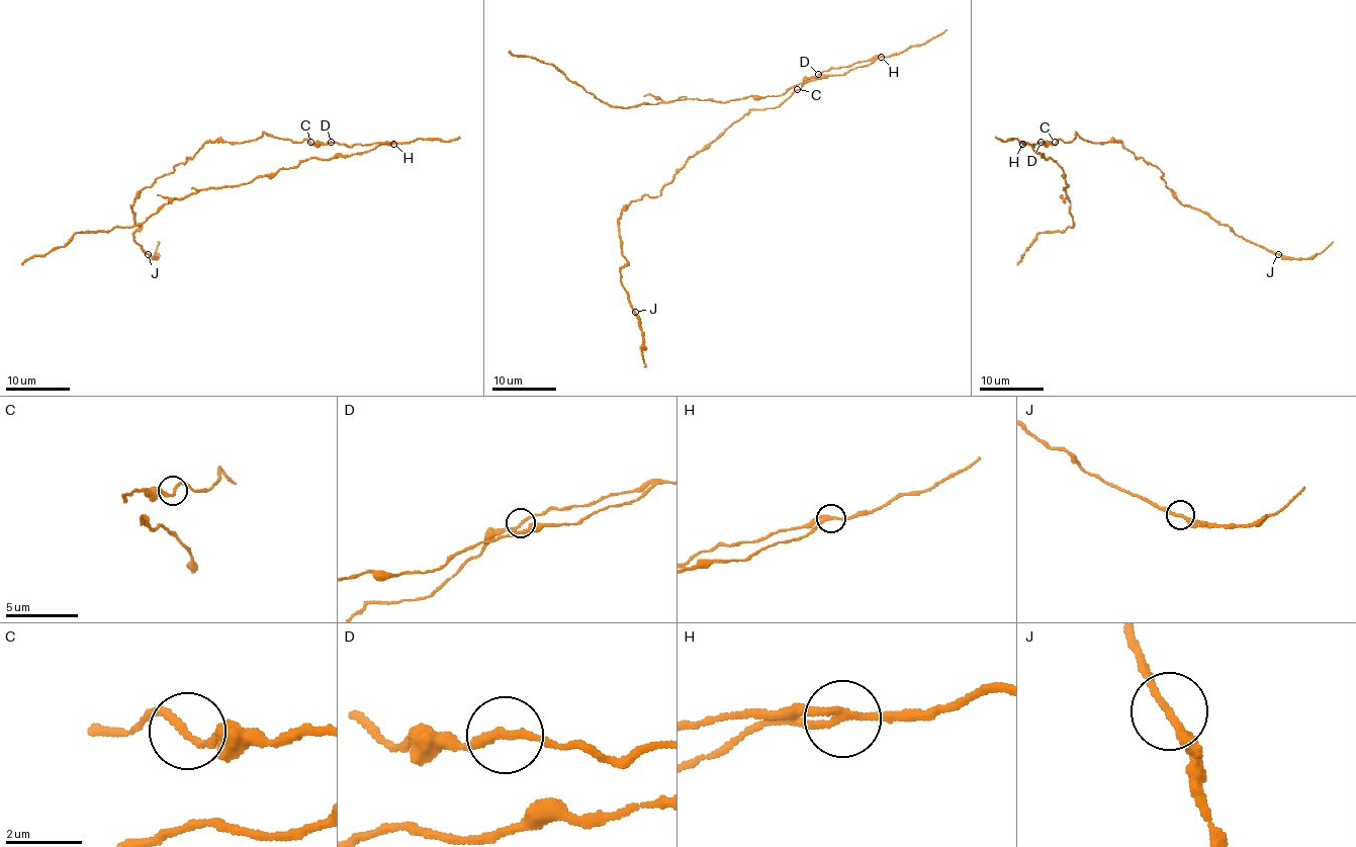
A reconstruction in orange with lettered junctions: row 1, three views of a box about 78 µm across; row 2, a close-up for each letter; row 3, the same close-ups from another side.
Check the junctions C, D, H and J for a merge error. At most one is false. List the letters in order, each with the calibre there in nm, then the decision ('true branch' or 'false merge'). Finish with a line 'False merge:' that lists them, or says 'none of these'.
C: 170 nm thick; true branch
D: 220 nm thick; true branch
H: 200 nm thick; false merge
J: 200 nm thick; true branch
False merge: H

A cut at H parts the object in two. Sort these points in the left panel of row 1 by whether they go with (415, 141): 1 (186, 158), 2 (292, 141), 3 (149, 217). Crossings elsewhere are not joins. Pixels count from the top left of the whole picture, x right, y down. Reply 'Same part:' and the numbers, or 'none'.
Same part: 1, 2

